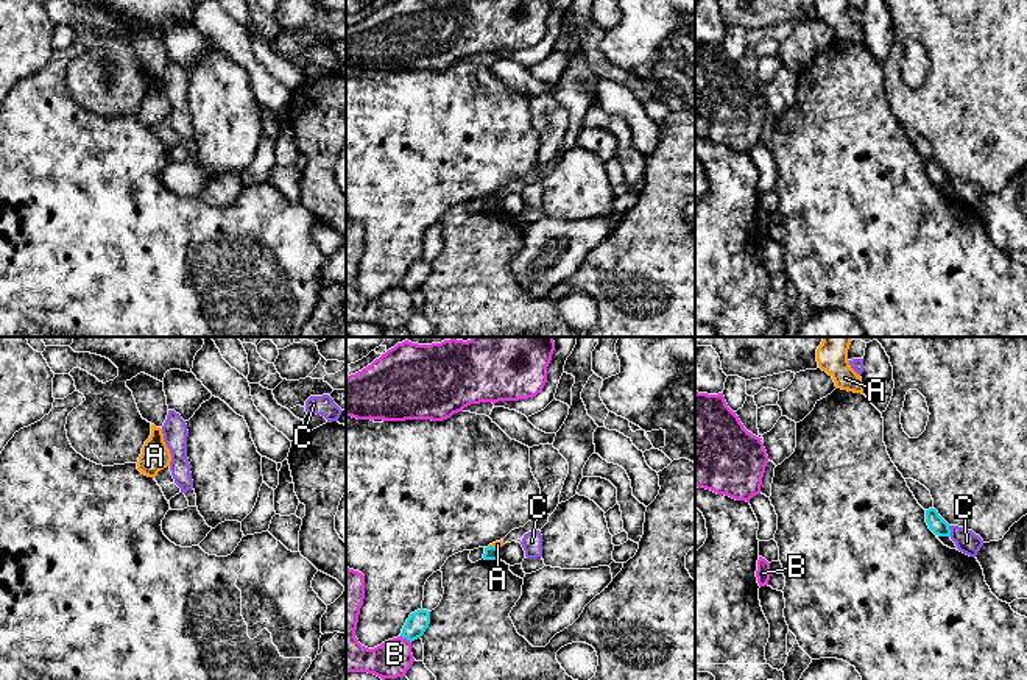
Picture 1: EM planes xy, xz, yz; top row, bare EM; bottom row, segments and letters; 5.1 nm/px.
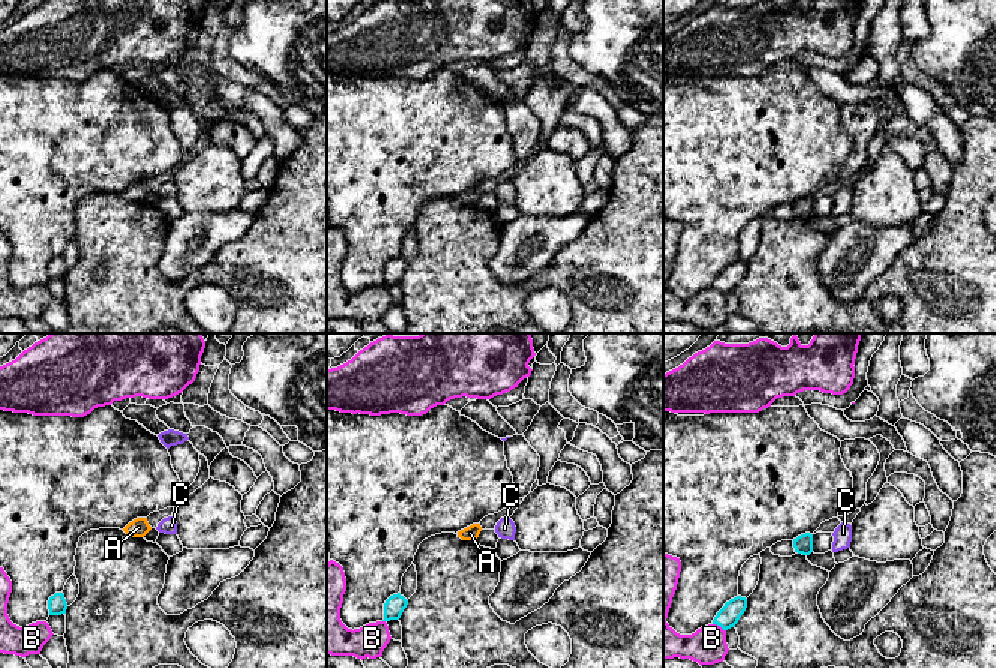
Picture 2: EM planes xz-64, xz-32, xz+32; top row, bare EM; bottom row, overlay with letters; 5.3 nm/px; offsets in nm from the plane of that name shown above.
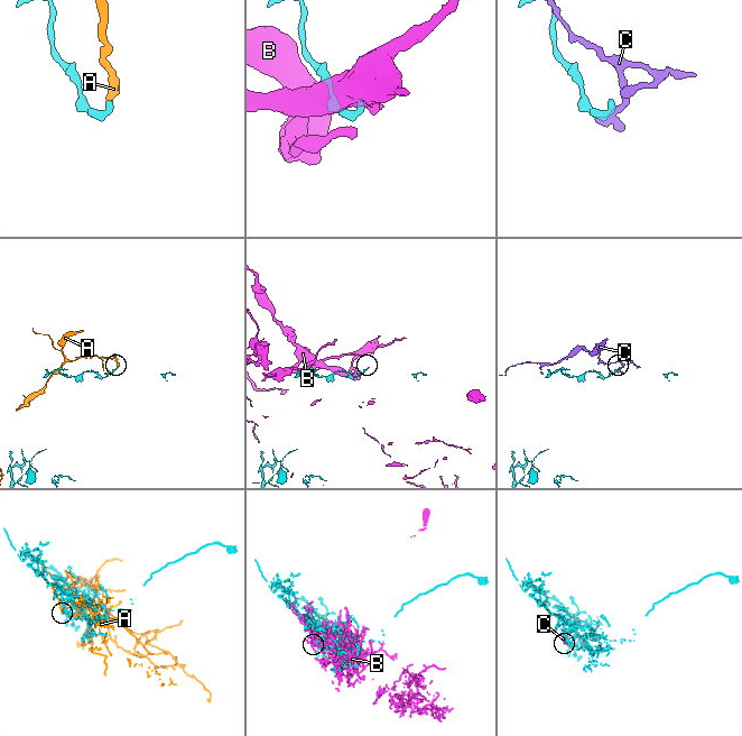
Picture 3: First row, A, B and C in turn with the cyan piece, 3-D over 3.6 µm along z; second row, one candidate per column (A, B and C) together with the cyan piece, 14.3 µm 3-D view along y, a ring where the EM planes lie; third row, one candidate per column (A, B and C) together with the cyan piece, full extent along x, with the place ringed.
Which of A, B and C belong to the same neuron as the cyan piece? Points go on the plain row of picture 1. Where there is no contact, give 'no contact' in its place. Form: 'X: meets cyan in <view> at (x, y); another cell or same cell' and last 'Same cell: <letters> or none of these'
A: meets cyan in xz at (493, 197); another cell
B: meets cyan in xz at (405, 287); another cell
C: meets cyan in yz at (949, 181); another cell
Same cell: none of these

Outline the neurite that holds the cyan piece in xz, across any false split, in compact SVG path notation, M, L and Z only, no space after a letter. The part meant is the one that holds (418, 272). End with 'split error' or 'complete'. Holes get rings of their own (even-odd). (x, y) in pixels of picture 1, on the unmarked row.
M421 259L410 265L402 279L401 287L407 289L411 293L424 285L429 274L430 274L430 262Z; complete

